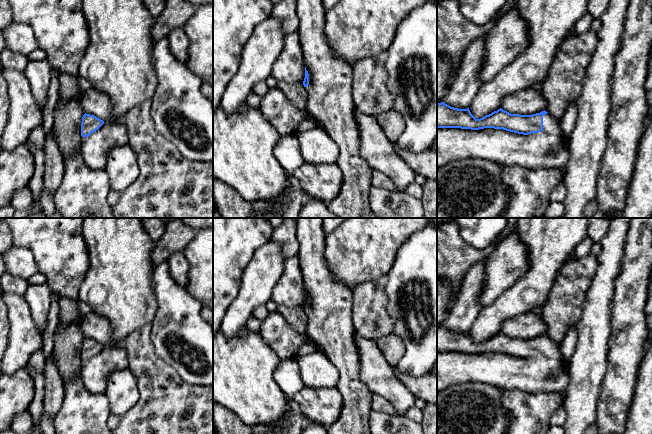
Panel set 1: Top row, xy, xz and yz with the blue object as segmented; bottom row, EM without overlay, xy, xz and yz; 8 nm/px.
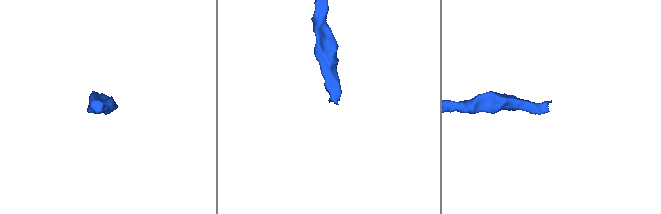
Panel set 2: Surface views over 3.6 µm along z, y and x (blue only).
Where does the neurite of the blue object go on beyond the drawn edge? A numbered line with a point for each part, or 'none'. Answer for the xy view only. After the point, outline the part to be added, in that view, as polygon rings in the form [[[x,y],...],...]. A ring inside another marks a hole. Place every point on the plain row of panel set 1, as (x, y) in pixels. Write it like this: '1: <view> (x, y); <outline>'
1: xy (94, 374); [[[106,345],[94,357],[82,361],[80,379],[89,392],[105,393],[109,377],[128,367],[129,361],[124,347]]]

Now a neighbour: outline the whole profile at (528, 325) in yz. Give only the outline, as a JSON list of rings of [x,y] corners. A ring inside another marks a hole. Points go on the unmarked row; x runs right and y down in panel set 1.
[[[528,312],[506,319],[500,331],[511,338],[533,339],[545,335],[546,325],[540,315]]]

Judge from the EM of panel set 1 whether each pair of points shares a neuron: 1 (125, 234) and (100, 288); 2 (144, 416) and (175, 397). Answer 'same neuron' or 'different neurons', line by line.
1: same neuron
2: same neuron

